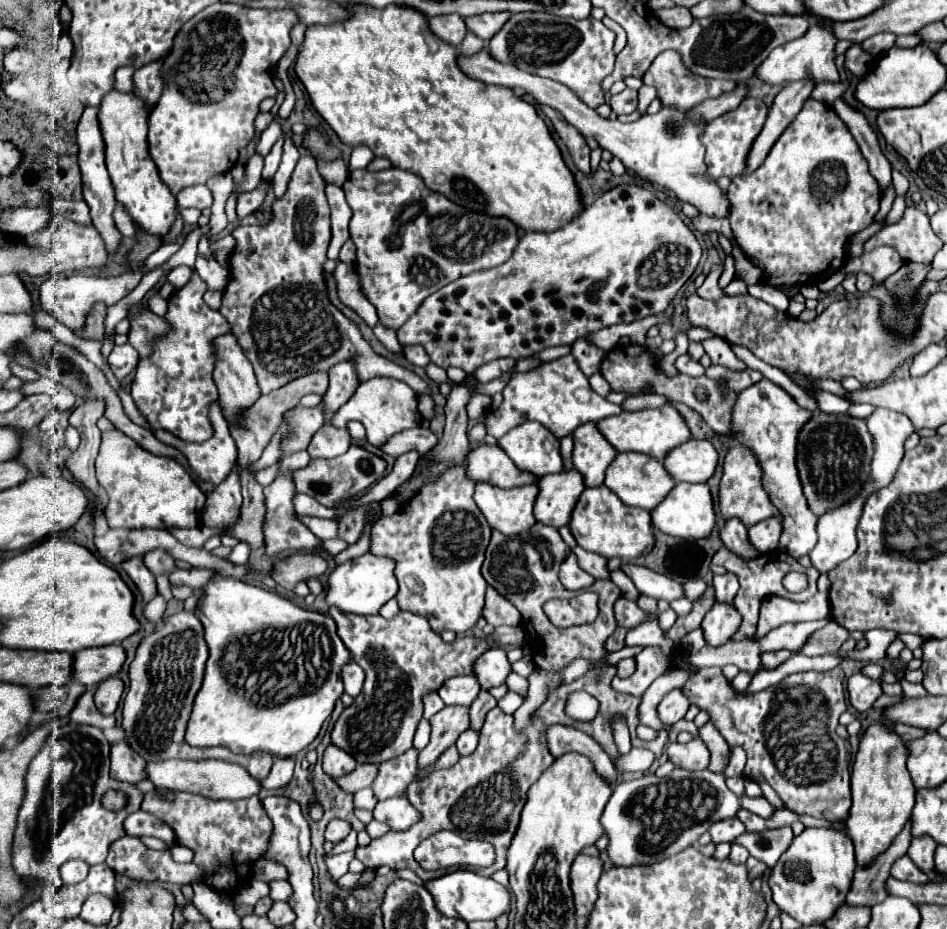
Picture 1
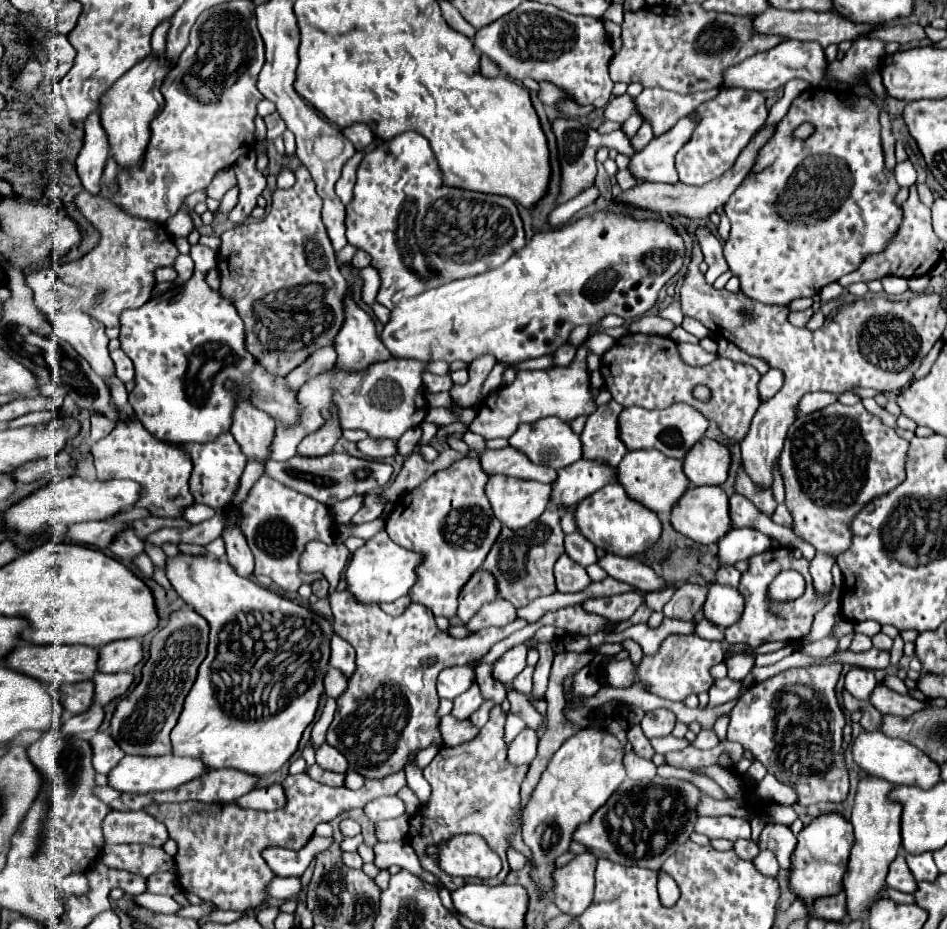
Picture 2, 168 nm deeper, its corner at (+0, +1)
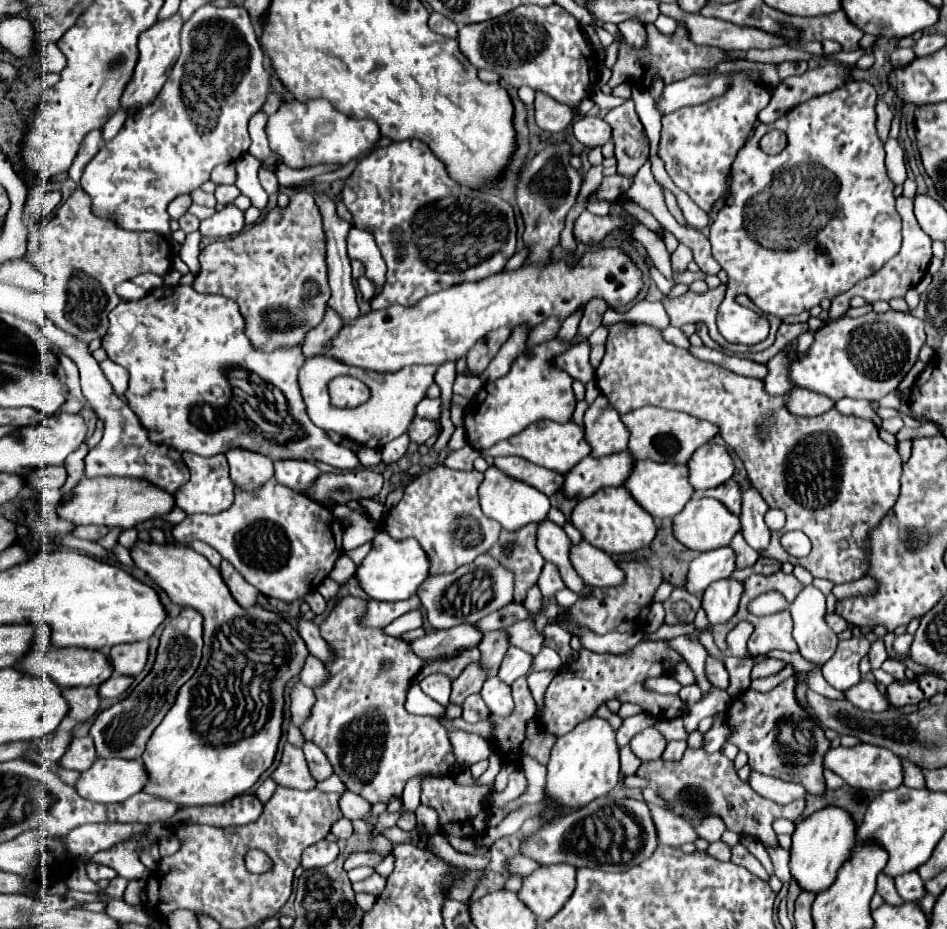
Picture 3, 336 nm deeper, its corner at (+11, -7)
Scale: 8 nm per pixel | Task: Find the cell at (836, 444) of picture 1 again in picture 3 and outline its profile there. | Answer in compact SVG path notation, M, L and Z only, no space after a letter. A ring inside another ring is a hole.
M619 321L615 325L607 325L609 329L609 337L607 337L607 351L605 351L605 357L601 361L601 365L597 367L595 371L595 377L597 377L597 385L599 389L603 391L603 395L611 401L611 405L623 415L623 413L629 413L629 411L635 411L639 407L645 407L645 405L657 405L657 407L663 407L663 409L675 409L675 411L685 411L693 417L699 417L699 419L707 419L711 423L717 423L721 427L721 435L725 439L725 443L741 457L741 461L745 463L745 469L749 473L749 479L753 483L753 487L761 493L761 497L767 501L769 507L775 507L775 509L781 509L785 511L787 515L787 523L781 531L773 531L771 533L771 543L765 551L759 551L761 557L771 557L771 559L777 559L781 563L789 561L793 565L801 565L805 567L813 577L821 577L821 579L829 579L833 581L835 585L839 583L847 583L847 581L855 581L855 579L861 579L867 575L869 571L869 535L871 531L881 523L881 517L887 515L887 511L897 503L897 497L899 497L899 479L901 479L901 457L897 453L895 447L887 445L881 437L879 437L879 427L873 423L873 421L867 421L867 419L861 419L861 417L855 417L855 415L843 415L839 413L837 409L831 409L831 411L825 411L817 417L799 417L799 415L793 415L789 409L787 409L787 401L785 397L775 397L775 395L769 395L765 391L765 385L763 385L763 379L755 379L755 377L741 377L733 371L727 371L723 369L721 365L715 365L715 363L709 363L709 361L703 361L703 359L697 359L695 355L689 355L687 349L679 349L671 343L667 343L661 335L661 329L653 327L653 325L643 325L643 323L633 323L633 321ZM787 531L803 531L809 539L811 539L811 553L803 559L797 559L797 557L791 557L783 547L781 547L781 535L787 533Z

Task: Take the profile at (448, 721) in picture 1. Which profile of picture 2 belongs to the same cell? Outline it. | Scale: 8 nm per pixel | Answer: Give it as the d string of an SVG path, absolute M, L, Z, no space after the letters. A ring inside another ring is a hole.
M474 685L470 691L466 691L466 693L462 693L460 697L454 699L454 709L452 709L450 715L456 717L458 721L466 721L466 719L470 719L470 715L474 711L480 709L482 701L484 699L480 697L480 689L478 689L478 685Z

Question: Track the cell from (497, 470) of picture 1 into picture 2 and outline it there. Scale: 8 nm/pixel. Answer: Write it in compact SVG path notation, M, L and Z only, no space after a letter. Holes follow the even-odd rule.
M512 447L504 449L486 449L480 455L480 465L488 475L508 475L516 479L532 479L540 483L552 483L556 479L556 471L544 465L534 465L526 455Z

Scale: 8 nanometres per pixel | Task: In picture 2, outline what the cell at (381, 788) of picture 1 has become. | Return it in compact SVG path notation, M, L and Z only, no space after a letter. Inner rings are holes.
M396 771L396 775L386 775L384 779L366 779L364 787L358 791L350 791L346 787L328 787L322 785L310 775L298 773L288 775L282 783L286 791L286 807L278 811L256 811L256 809L242 809L234 803L196 803L196 801L184 801L184 803L152 803L144 811L152 815L154 819L160 819L160 823L166 825L170 837L178 843L176 853L176 871L178 871L178 883L184 891L192 891L200 899L216 903L218 909L232 909L232 911L248 911L258 905L262 905L268 895L264 893L268 881L274 877L268 873L268 865L262 857L262 851L268 847L284 847L284 849L302 849L308 839L314 833L314 827L324 821L332 821L336 815L352 809L352 807L366 807L372 799L378 799L382 795L396 795L406 785L404 771Z

